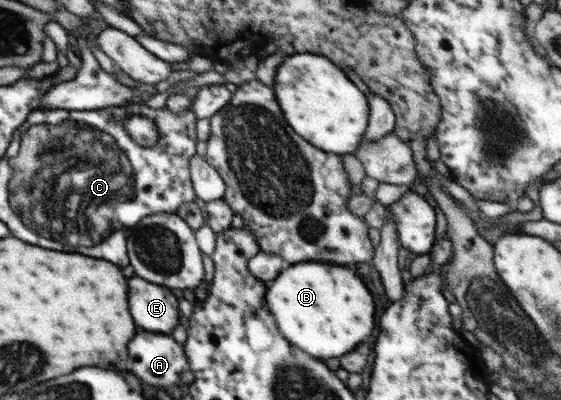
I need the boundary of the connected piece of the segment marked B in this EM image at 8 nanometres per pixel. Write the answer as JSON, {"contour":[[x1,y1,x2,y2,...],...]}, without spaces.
{"contour":[[303,262,284,267,279,276,267,283,265,298,283,338,319,360,351,352,375,326,371,292,357,273,333,262]]}

